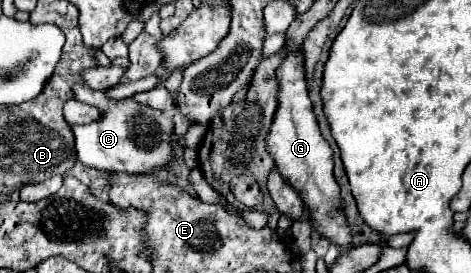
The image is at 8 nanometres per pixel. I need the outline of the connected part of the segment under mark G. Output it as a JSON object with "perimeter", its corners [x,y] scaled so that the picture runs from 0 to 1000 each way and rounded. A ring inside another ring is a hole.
{"perimeter":[[[637,190],[611,198],[611,212],[599,227],[590,256],[590,286],[594,286],[594,337],[590,337],[594,388],[586,403],[582,454],[569,491],[569,549],[582,571],[582,593],[594,615],[594,637],[637,703],[645,747],[662,762],[667,835],[684,864],[709,879],[722,908],[735,908],[747,886],[747,850],[735,828],[735,799],[726,777],[730,740],[722,725],[722,689],[705,637],[705,542],[684,505],[675,476],[675,447],[662,410],[662,374],[650,330],[645,227]]]}

